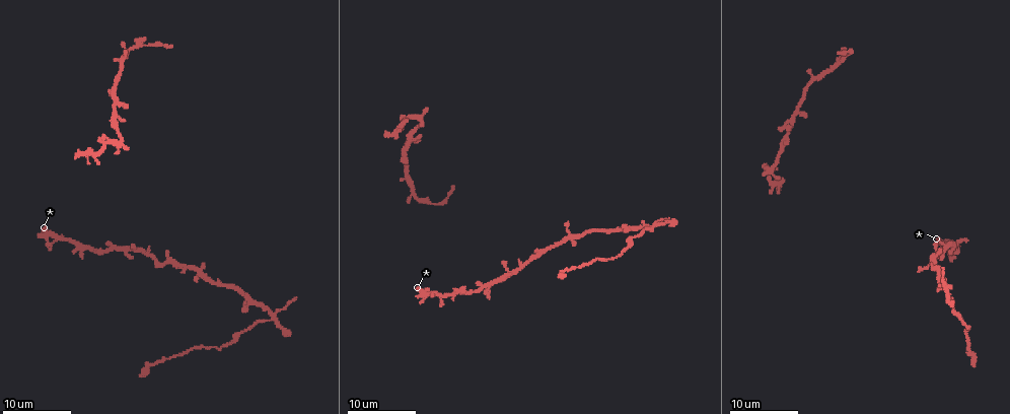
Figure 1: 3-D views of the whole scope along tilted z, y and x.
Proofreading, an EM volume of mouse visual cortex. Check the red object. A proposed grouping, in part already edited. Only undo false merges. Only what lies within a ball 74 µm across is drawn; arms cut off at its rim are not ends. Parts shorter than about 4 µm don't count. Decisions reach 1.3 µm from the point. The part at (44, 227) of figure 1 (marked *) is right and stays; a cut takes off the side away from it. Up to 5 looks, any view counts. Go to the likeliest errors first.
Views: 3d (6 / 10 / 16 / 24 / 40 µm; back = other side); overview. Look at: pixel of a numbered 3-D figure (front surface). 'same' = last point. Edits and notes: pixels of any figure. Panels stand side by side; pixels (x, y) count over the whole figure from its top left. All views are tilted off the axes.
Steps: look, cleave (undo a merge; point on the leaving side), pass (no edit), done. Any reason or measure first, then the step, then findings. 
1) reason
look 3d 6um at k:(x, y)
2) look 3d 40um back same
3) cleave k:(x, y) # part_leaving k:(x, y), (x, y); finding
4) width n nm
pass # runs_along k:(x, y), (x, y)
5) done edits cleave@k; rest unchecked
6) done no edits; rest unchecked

four or more arms meet
look 3d 24um at 1:(946, 291)

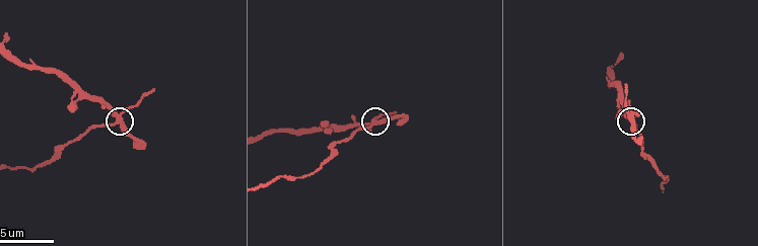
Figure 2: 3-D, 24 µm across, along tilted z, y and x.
look 3d 10um at 2:(118, 124)

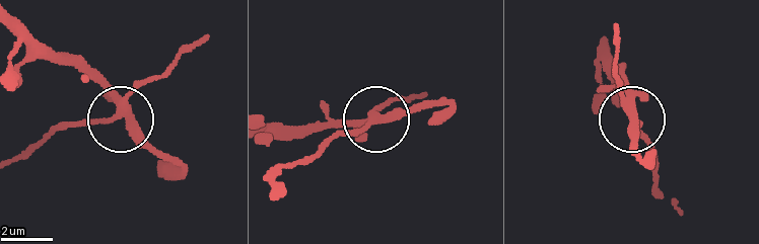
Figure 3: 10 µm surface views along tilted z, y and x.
cleave 3:(148, 81) # part_leaving 3:(121, 108), (99, 120), (72, 123), (11, 158); a second neuron is stuck on

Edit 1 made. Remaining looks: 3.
thick turns thin
look 3d 24um at 1:(773, 166)

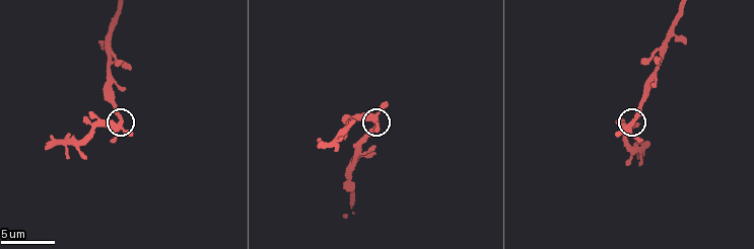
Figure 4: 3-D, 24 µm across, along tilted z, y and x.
look 3d 6um at 4:(120, 120)

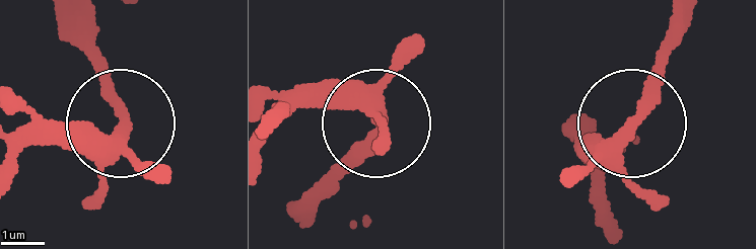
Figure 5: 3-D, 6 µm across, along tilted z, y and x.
pass # one neuron here

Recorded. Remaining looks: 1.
done edits cleave@3; rest unchecked

